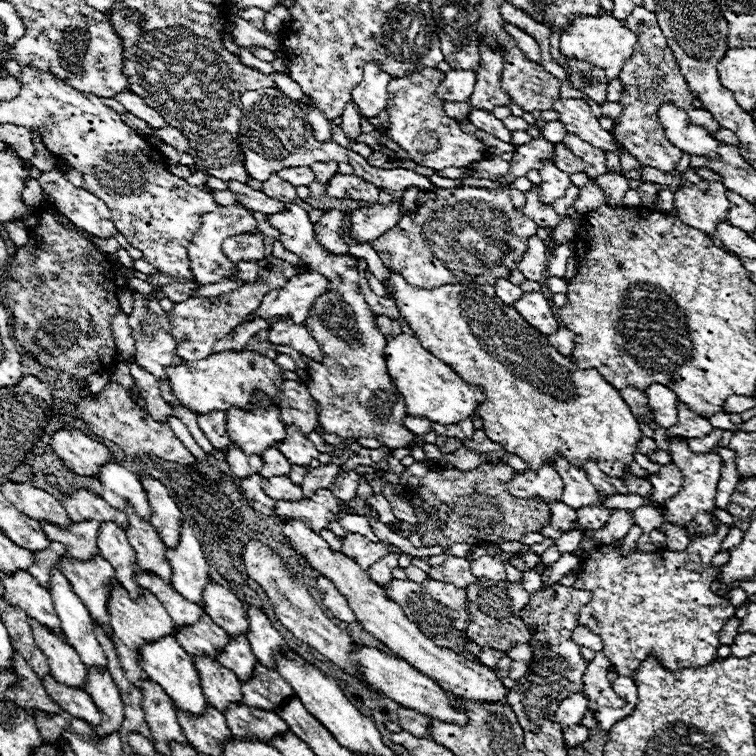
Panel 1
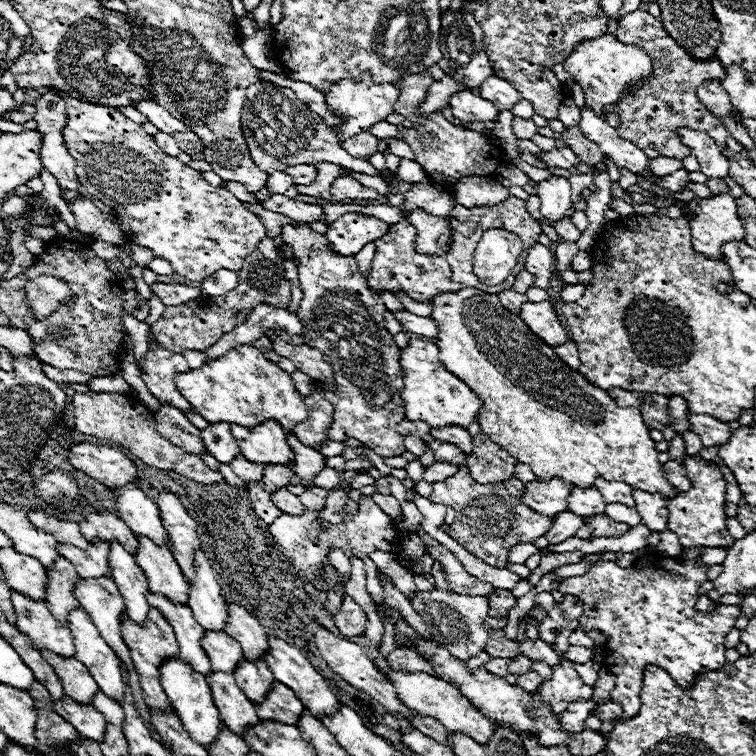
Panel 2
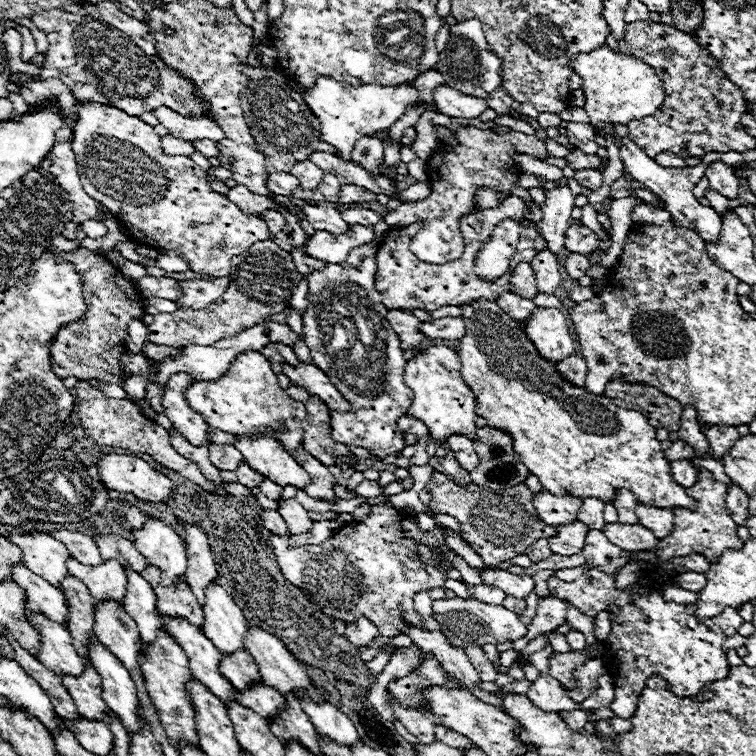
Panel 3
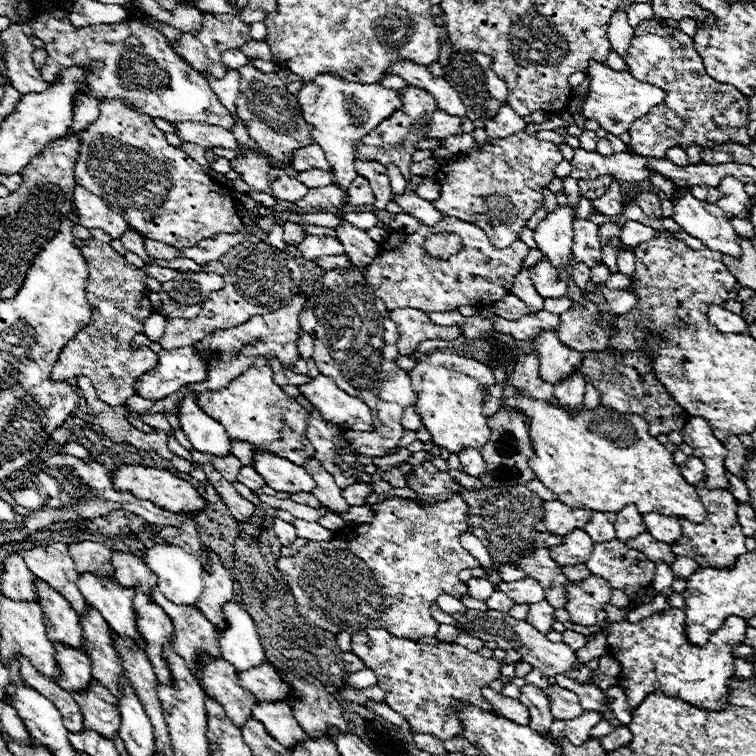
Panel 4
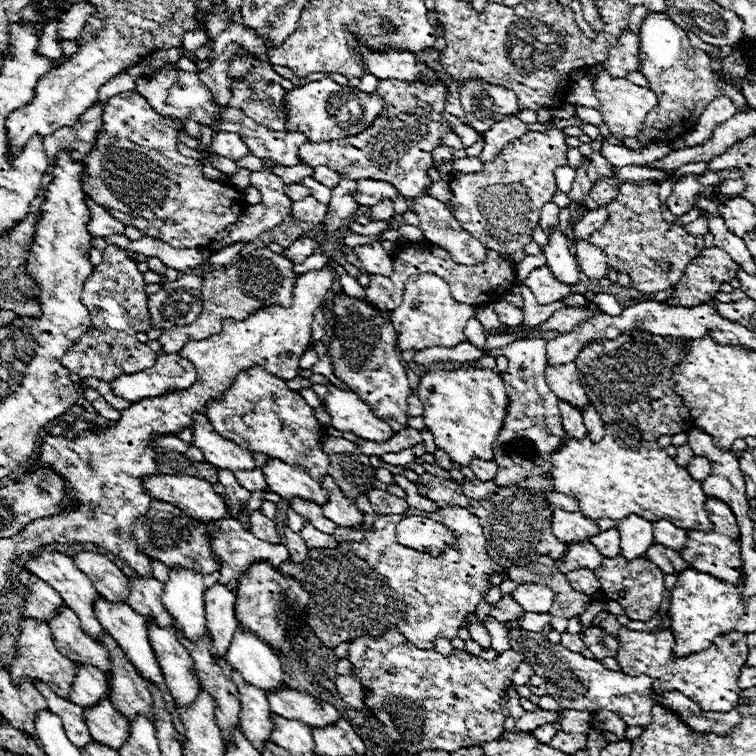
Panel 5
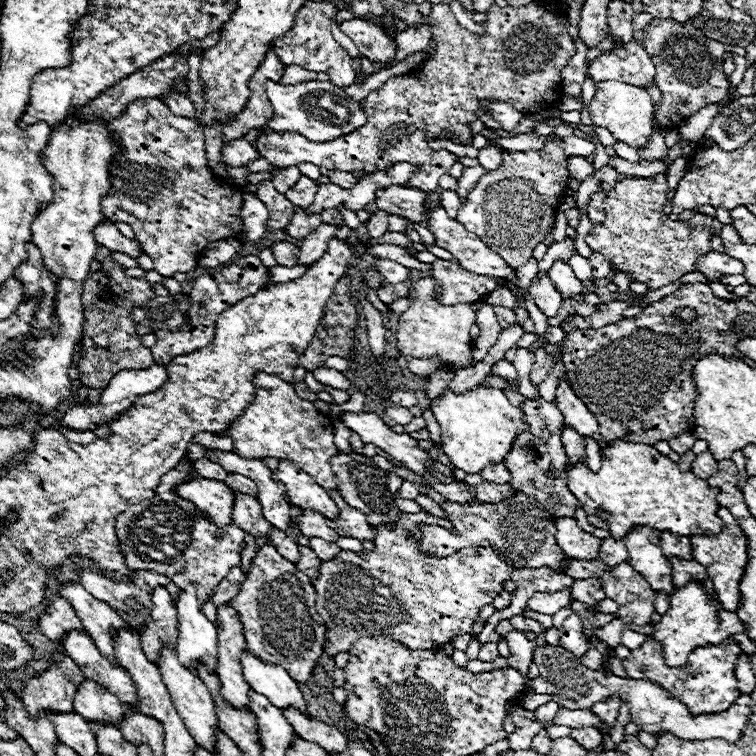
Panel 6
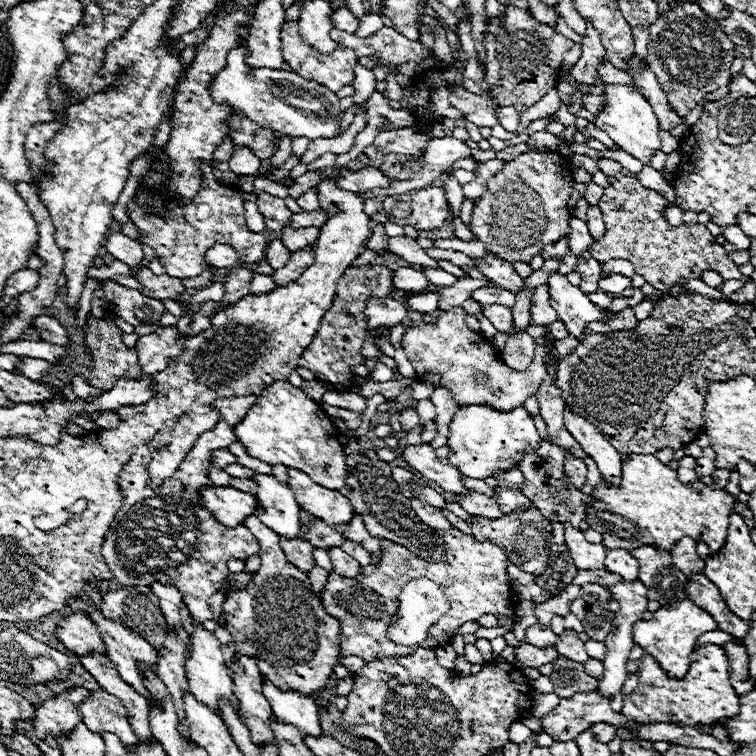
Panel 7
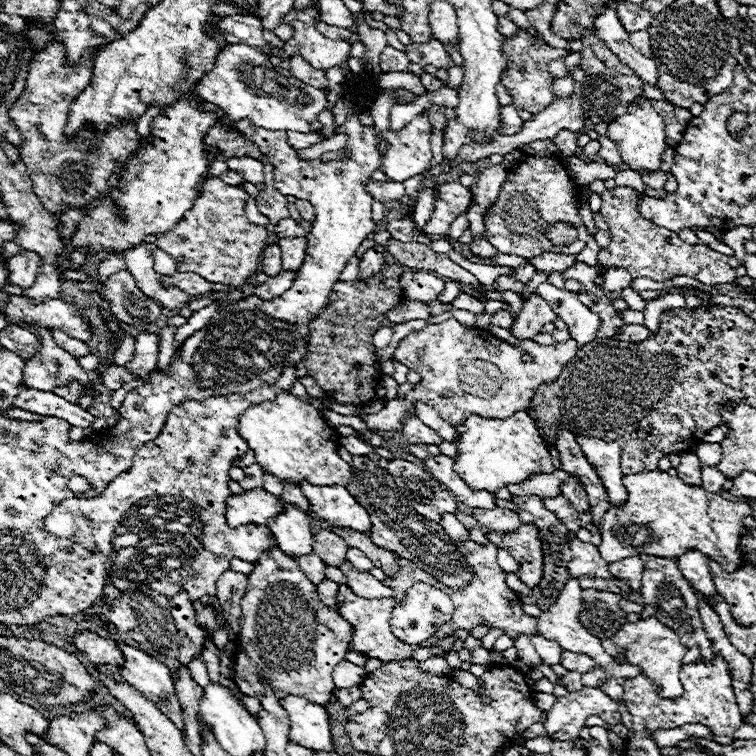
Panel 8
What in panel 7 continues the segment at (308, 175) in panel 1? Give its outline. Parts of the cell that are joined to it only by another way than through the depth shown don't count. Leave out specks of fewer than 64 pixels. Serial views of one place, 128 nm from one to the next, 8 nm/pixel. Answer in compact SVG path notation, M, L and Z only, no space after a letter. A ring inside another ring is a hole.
M370 166L370 168L358 170L358 172L352 172L344 178L340 178L338 186L344 190L352 190L352 192L370 192L374 188L388 188L390 182L378 168Z

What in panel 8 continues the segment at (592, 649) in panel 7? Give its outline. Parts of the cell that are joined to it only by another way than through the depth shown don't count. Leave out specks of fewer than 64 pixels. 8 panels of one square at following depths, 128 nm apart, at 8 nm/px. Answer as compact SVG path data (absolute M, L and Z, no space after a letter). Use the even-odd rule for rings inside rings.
M654 616L646 618L646 620L638 620L636 624L626 622L620 632L616 632L614 638L608 640L600 640L602 646L606 648L606 652L616 658L616 656L624 656L624 664L638 664L640 666L640 674L648 676L650 680L656 680L658 692L662 698L676 698L684 694L682 682L678 678L680 668L682 668L682 656L686 654L688 648L684 648L678 640L678 636L662 626Z

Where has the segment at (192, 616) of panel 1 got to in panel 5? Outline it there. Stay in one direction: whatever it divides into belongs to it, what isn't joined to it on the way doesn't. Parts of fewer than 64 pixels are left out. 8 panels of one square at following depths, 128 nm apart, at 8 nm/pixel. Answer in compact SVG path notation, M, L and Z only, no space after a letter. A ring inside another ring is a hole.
M236 670L232 672L232 680L242 696L242 712L240 712L240 730L246 740L256 744L256 750L262 754L264 744L270 742L268 732L272 732L272 710L268 704L268 696L248 684Z

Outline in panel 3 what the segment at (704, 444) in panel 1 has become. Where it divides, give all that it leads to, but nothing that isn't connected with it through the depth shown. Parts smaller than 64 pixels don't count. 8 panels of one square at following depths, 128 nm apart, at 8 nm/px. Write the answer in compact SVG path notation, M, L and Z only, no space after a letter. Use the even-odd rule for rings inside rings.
M674 440L672 446L666 450L668 460L684 460L684 458L694 458L696 450L688 446L684 440Z

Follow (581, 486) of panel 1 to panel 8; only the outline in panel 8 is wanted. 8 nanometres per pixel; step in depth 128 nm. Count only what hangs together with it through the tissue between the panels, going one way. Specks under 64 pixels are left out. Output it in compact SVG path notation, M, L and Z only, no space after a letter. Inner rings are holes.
M632 556L632 558L624 558L620 562L612 562L610 564L610 572L616 576L616 578L622 578L630 584L630 588L634 592L640 592L642 588L642 572L644 572L644 562L638 558L638 556Z

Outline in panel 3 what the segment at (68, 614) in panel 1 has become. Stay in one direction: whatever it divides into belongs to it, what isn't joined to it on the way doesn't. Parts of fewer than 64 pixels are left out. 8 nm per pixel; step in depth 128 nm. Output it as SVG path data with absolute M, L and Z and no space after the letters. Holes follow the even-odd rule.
M92 640L90 644L90 662L92 668L102 676L102 698L108 708L120 716L120 722L130 736L132 732L140 732L140 704L128 670L98 640Z

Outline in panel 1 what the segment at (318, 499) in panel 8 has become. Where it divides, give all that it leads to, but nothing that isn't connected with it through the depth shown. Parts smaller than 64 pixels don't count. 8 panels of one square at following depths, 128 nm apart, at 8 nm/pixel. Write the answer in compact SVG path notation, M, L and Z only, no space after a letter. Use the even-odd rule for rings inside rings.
M256 392L256 406L250 412L230 408L226 412L226 430L230 440L248 456L262 456L264 450L276 448L284 440L284 424L280 422L280 410L266 406L268 400L262 392Z

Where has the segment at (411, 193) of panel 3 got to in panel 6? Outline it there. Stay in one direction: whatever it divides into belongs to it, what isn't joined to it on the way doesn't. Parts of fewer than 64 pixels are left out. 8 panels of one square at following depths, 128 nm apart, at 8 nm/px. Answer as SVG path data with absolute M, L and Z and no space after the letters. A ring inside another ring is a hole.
M442 190L442 192L440 192L440 206L446 210L446 214L448 214L452 220L456 220L456 212L458 212L458 208L460 208L460 200L458 200L456 192L452 192L452 190Z

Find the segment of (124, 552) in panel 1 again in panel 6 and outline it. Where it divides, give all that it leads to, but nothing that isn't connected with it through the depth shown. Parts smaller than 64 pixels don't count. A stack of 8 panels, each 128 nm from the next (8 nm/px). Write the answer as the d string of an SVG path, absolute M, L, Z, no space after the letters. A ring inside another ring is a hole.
M164 648L162 658L160 658L160 672L164 676L164 684L180 712L180 718L184 720L186 728L190 730L190 734L194 736L196 744L202 748L208 748L208 752L214 752L216 746L216 730L218 730L218 718L216 718L216 706L212 702L212 696L208 692L208 688L202 684L200 678L194 678L180 662L176 656L176 650Z

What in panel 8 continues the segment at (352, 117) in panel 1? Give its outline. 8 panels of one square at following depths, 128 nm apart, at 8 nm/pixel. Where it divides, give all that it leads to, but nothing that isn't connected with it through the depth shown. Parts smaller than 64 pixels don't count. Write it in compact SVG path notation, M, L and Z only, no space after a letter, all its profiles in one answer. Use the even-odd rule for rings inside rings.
M376 246L372 250L368 250L360 262L360 274L358 274L358 280L368 280L372 278L374 274L380 272L384 264L384 248L382 246Z

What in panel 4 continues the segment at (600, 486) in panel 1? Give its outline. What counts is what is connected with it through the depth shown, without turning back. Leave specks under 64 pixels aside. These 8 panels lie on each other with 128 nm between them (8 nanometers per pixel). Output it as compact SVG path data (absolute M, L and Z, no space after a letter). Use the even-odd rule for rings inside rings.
M626 506L624 510L618 512L618 518L614 522L616 528L616 538L626 544L628 540L632 540L632 536L638 536L640 532L646 532L646 524L642 520L642 514L636 510L636 506Z

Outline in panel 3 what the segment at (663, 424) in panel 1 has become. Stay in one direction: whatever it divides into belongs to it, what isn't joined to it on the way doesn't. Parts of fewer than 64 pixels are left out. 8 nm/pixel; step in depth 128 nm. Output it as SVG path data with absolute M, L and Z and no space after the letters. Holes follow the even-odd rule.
M684 406L684 410L682 410L682 422L680 422L678 434L682 440L688 440L688 444L692 444L692 448L696 448L696 454L700 458L712 456L712 448L710 448L704 432L702 432L698 414L692 406Z

